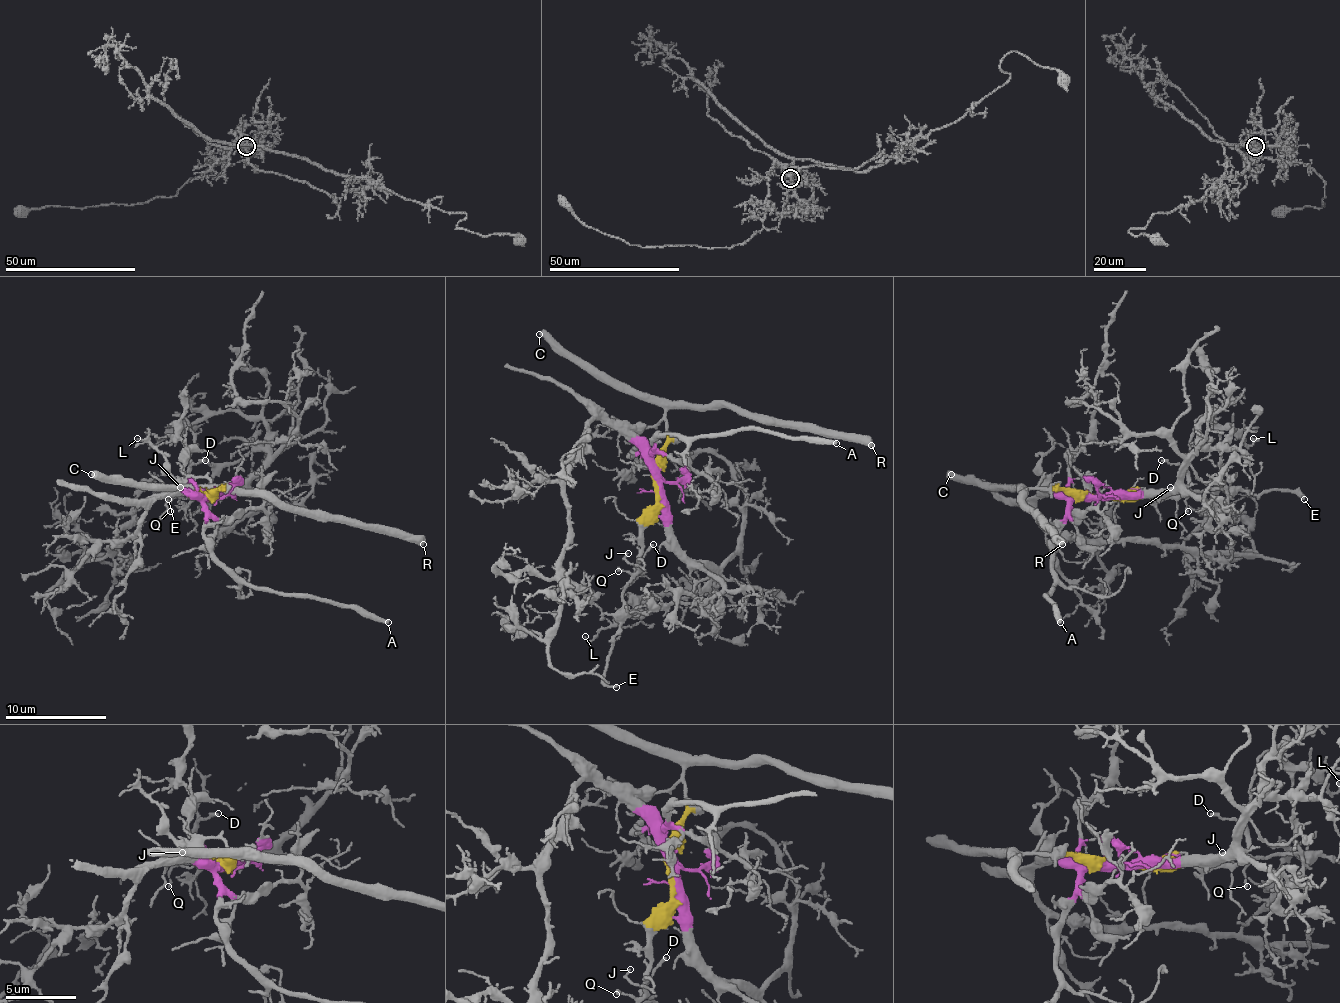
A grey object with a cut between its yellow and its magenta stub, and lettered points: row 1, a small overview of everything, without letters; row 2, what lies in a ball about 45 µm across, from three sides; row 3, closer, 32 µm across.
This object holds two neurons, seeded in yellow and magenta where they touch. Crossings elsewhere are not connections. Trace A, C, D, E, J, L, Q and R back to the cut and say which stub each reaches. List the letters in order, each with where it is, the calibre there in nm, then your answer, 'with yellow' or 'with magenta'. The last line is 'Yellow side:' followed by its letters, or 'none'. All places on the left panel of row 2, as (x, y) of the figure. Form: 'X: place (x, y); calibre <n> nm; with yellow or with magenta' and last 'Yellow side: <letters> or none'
A: place (388, 622); calibre 320 nm; with magenta
C: place (91, 474); calibre 500 nm; with yellow
D: place (205, 460); calibre 220 nm; with yellow
E: place (168, 499); calibre 170 nm; with yellow
J: place (180, 487); calibre 150 nm; with yellow
L: place (137, 438); calibre 140 nm; with magenta
Q: place (170, 511); calibre 120 nm; with yellow
R: place (423, 544); calibre 480 nm; with yellow
Yellow side: C, D, E, J, Q, R

